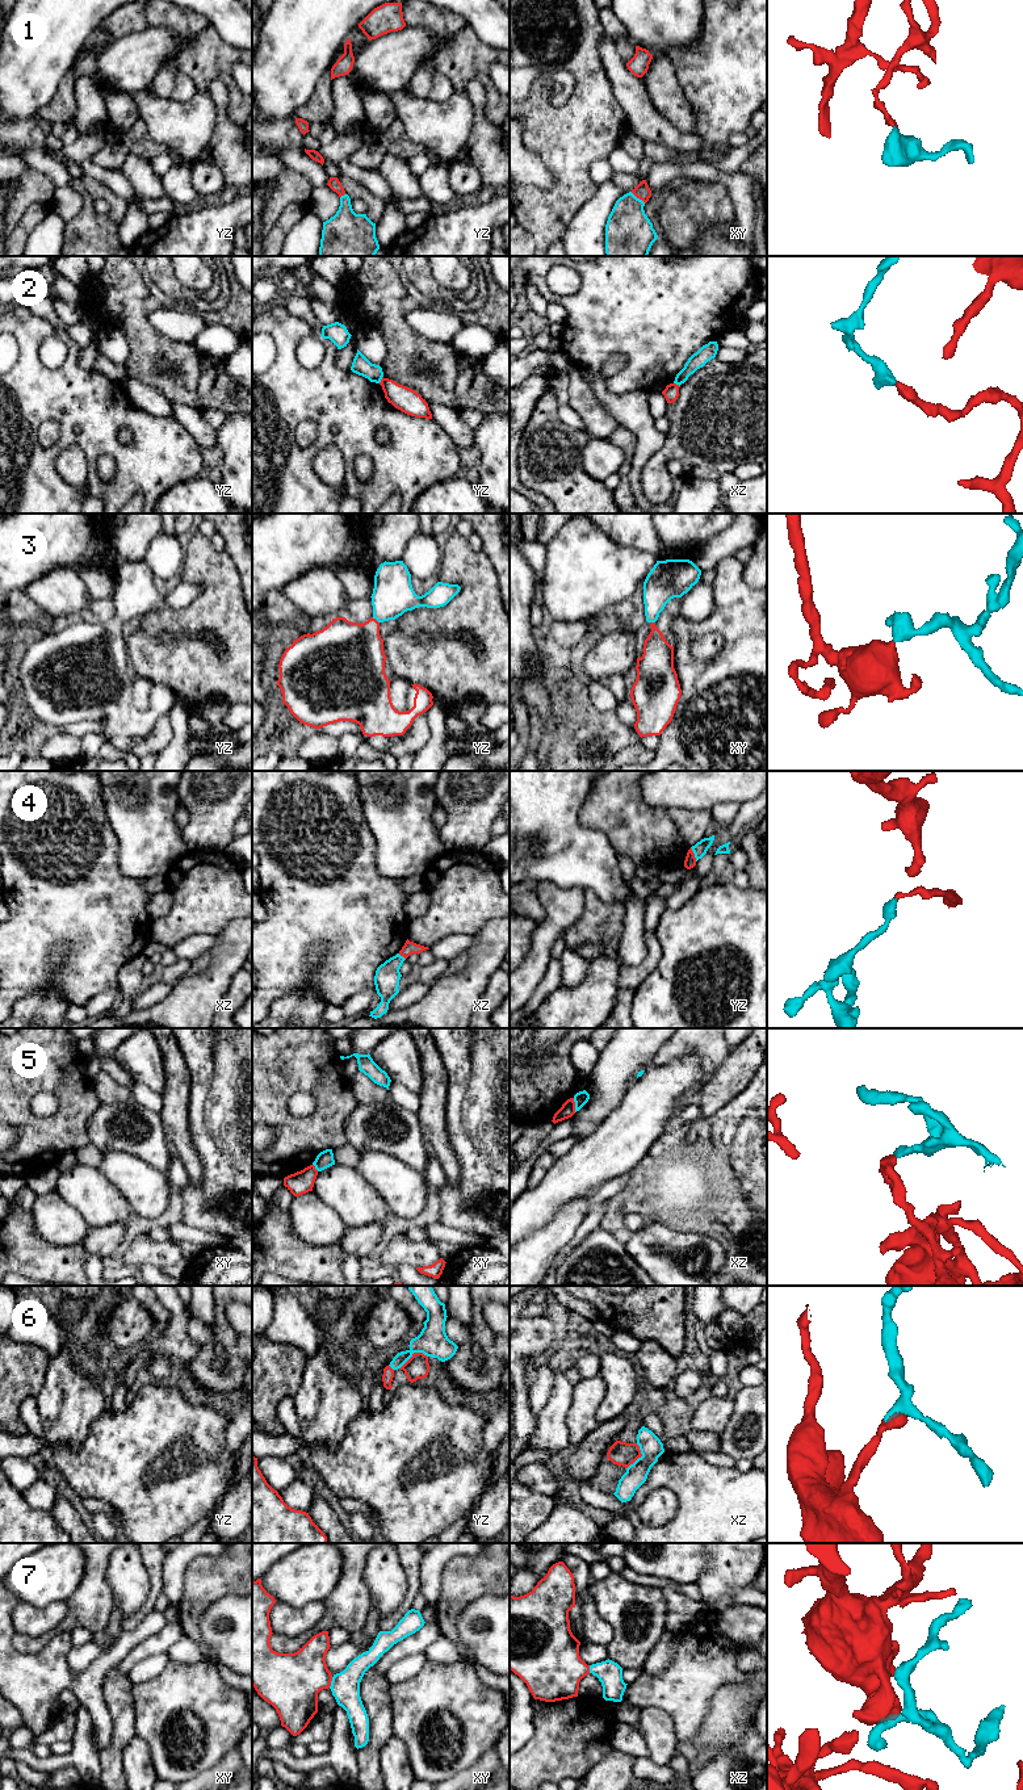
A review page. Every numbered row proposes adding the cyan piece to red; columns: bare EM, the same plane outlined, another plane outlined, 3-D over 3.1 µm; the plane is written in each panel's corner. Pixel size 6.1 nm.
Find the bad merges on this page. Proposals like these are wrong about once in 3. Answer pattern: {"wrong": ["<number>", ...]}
{"wrong": ["2", "4", "5"]}

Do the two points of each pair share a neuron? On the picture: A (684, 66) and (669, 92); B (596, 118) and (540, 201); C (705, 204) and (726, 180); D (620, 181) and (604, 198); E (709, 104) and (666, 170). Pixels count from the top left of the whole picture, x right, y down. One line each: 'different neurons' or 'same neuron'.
A: different neurons
B: same neuron
C: different neurons
D: different neurons
E: different neurons

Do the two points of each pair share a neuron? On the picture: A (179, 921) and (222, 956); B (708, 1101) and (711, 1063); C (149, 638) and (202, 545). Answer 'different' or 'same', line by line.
A: different
B: different
C: same

